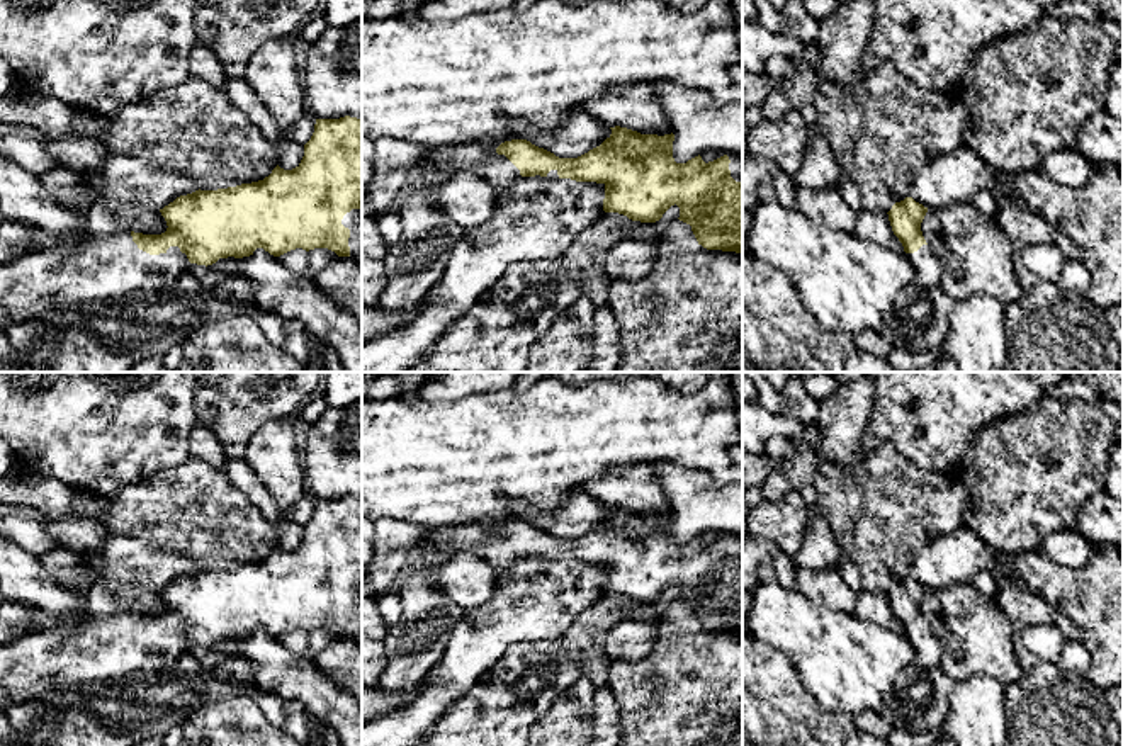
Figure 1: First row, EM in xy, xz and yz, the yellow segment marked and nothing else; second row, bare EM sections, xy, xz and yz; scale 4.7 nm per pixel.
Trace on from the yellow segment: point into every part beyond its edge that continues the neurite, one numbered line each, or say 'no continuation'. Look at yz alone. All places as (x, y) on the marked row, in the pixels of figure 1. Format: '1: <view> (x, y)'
1: yz (928, 269)

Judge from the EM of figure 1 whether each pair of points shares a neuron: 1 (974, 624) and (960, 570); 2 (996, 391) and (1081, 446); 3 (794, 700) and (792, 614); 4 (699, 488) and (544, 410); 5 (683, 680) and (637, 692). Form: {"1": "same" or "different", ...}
{"1": "different", "2": "different", "3": "different", "4": "different", "5": "same"}

